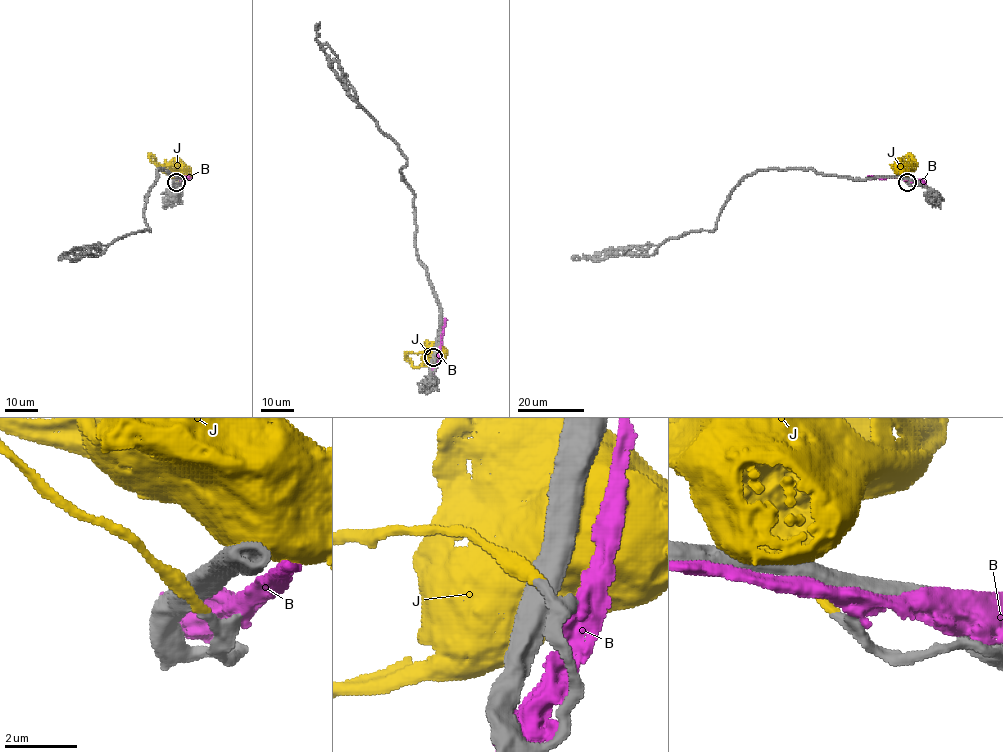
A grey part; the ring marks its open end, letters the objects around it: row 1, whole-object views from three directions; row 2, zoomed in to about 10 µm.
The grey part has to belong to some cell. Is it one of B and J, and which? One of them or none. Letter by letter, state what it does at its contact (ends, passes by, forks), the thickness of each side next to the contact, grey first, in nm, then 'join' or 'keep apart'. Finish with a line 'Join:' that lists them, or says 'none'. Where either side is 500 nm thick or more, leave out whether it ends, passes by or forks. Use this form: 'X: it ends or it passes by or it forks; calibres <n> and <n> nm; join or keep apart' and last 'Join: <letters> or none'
B: it passes by; calibres 300 and 480 nm; keep apart
J: it ends; calibres 240 and 320 nm; join
Join: J

